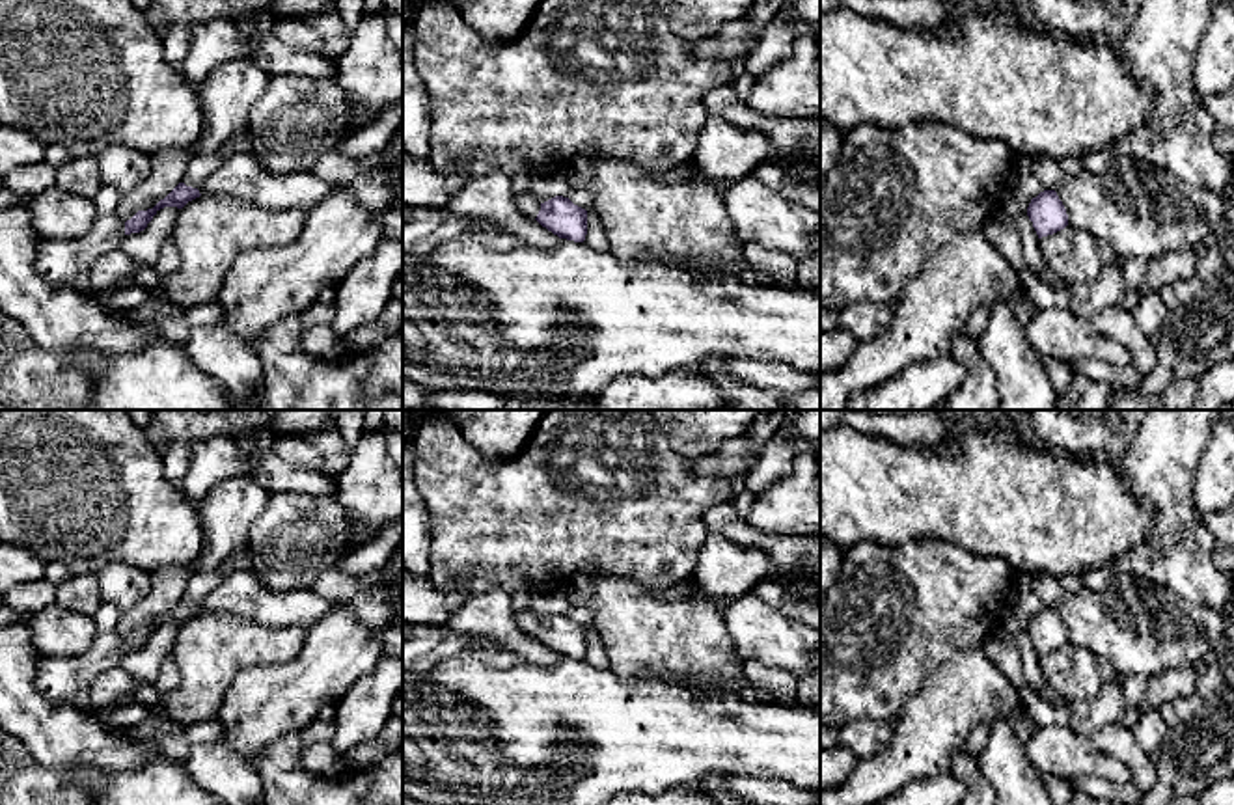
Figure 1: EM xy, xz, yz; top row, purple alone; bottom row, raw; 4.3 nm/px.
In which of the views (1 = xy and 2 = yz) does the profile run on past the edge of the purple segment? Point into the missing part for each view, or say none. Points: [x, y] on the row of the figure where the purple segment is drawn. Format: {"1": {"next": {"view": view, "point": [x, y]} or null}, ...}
{"1": {"next": {"view": "xy", "point": [241, 176]}}, "2": {"next": null}}

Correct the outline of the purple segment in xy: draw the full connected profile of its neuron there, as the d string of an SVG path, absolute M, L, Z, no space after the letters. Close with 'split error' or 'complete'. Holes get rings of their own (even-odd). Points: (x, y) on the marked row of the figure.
M237 153L214 170L198 188L179 183L153 209L138 211L123 222L116 212L97 216L91 229L76 239L43 239L37 250L35 270L50 287L71 285L76 276L89 274L93 263L106 252L119 250L125 235L140 233L164 207L183 209L199 196L231 194L252 199L268 211L296 209L309 212L337 184L330 184L311 171L289 175L268 173L250 153Z; split error

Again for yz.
M1044 190L1031 199L1027 216L1038 239L1053 235L1068 225L1068 214L1055 190Z; complete

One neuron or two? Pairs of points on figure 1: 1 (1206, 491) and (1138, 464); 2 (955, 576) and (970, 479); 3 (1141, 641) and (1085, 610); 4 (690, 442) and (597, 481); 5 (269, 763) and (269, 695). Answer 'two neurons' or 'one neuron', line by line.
1: two neurons
2: two neurons
3: one neuron
4: two neurons
5: two neurons

